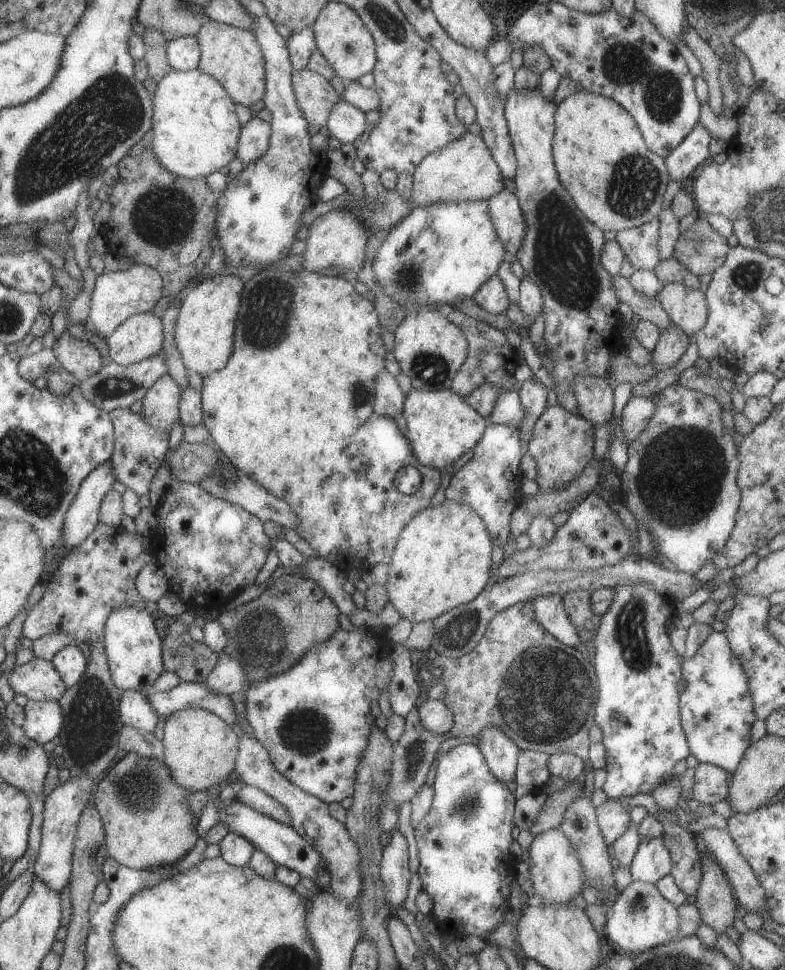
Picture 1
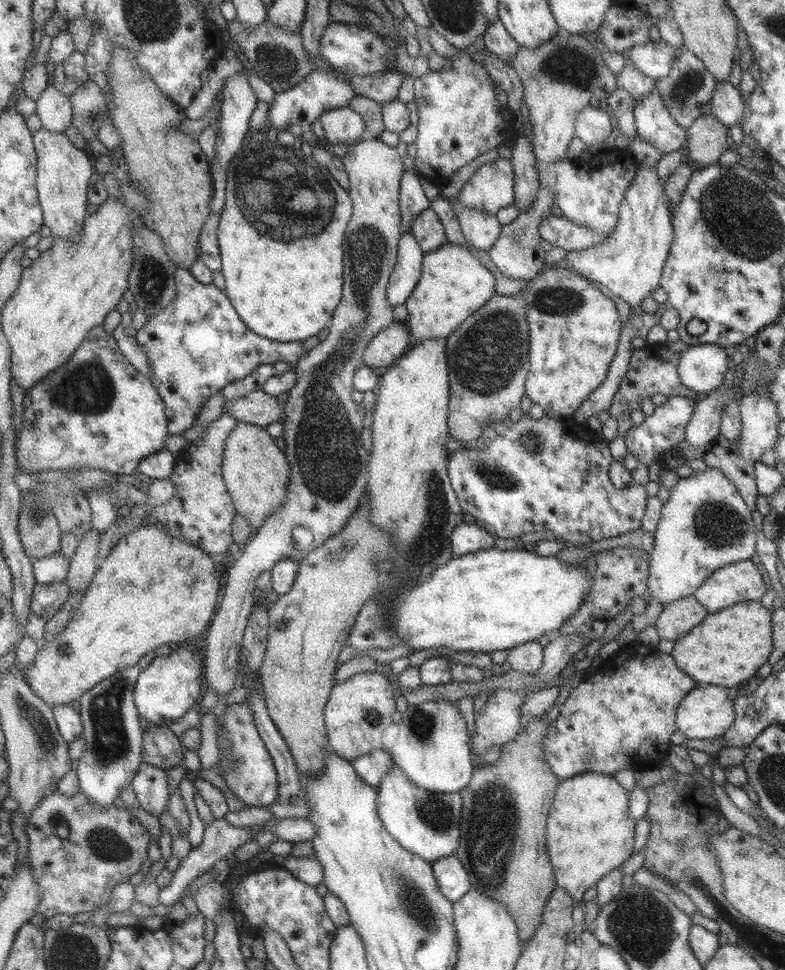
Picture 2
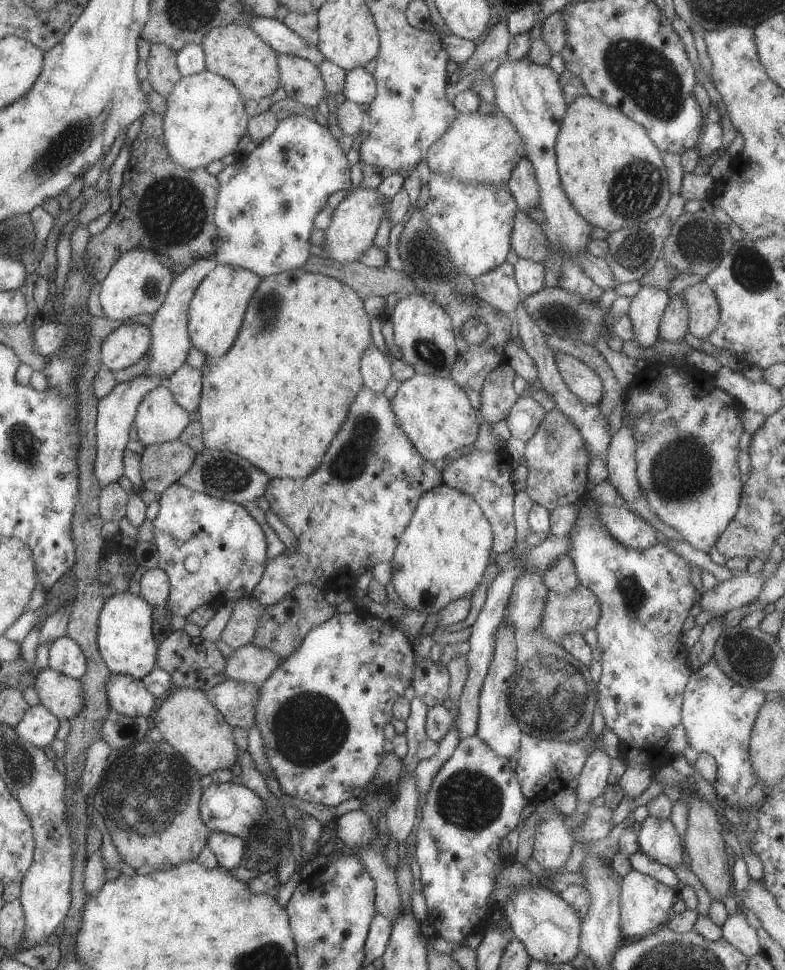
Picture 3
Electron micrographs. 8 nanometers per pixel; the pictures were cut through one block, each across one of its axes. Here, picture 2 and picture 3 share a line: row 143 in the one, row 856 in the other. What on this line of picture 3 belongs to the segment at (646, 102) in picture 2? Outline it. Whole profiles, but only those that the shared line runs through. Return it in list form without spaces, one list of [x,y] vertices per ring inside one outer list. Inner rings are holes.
[[[648,816],[640,823],[637,842],[643,855],[672,869],[686,862],[682,840],[670,818],[659,820]]]

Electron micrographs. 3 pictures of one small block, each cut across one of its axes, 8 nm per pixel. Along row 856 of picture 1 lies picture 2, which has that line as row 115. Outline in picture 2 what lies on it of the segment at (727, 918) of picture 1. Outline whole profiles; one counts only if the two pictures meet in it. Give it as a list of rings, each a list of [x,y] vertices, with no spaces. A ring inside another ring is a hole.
[[[700,115],[686,132],[685,155],[696,167],[717,163],[727,147],[728,128],[711,115]]]

